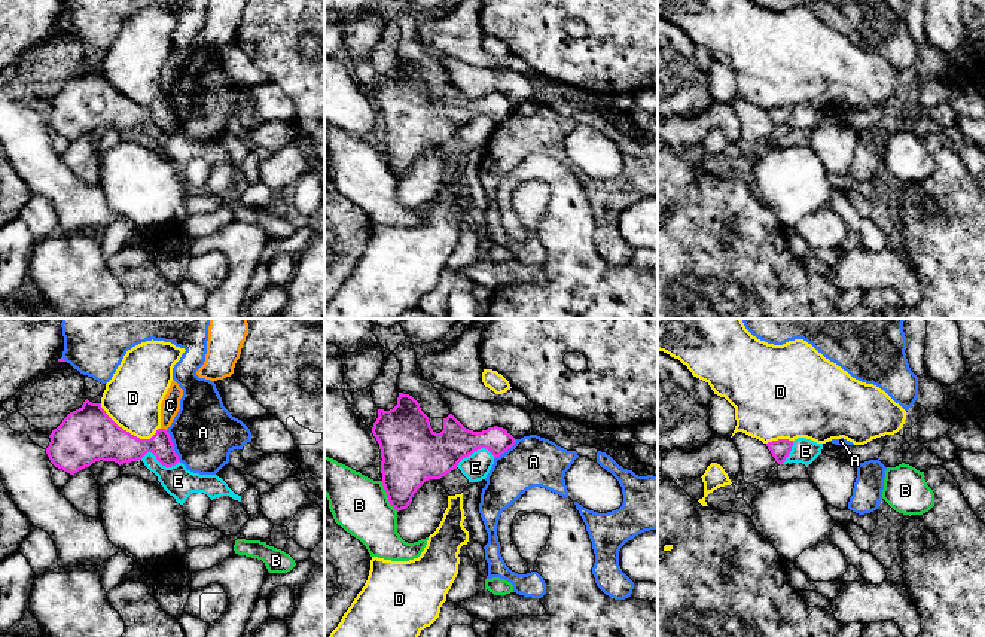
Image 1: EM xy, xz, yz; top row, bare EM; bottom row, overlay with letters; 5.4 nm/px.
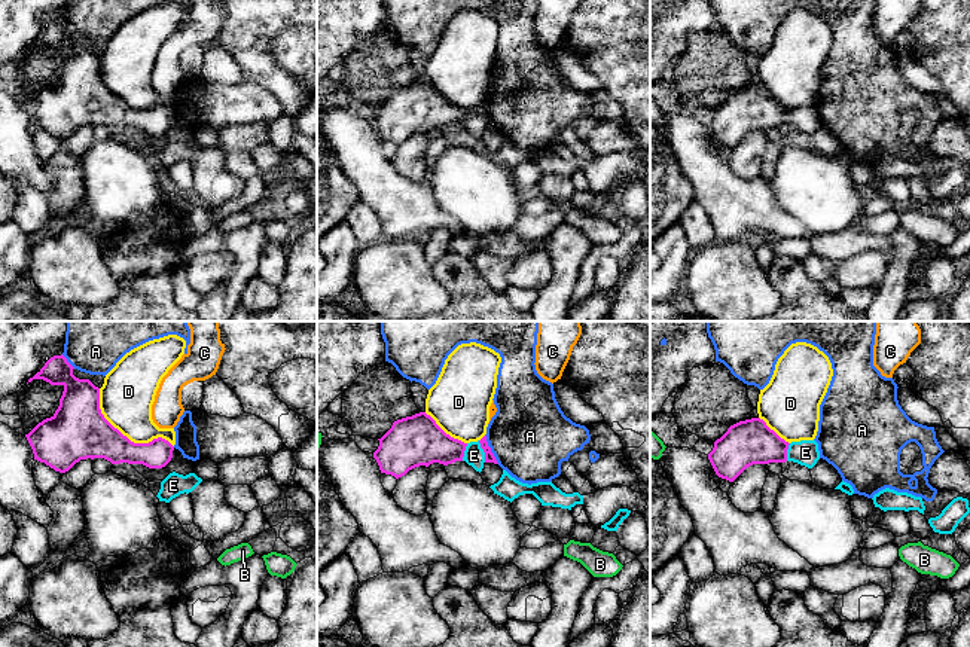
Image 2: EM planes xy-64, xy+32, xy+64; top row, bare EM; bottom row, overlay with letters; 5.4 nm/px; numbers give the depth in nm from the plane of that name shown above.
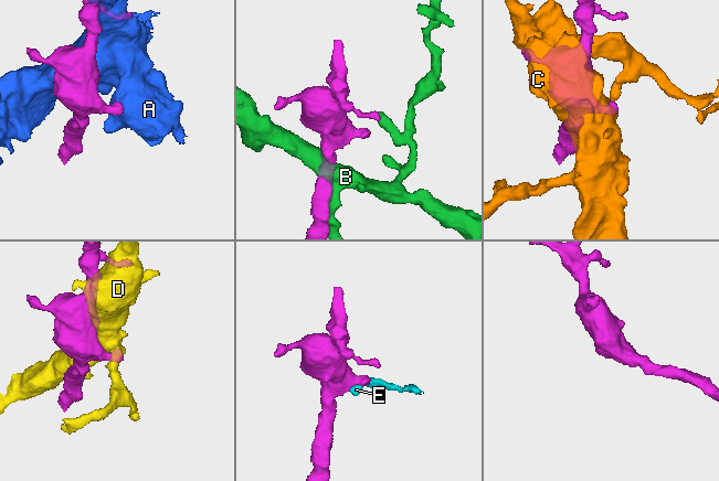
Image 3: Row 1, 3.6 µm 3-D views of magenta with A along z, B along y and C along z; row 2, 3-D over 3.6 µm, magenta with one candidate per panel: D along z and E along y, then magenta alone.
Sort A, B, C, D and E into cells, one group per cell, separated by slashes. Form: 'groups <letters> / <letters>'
groups A / B / C / D / E

